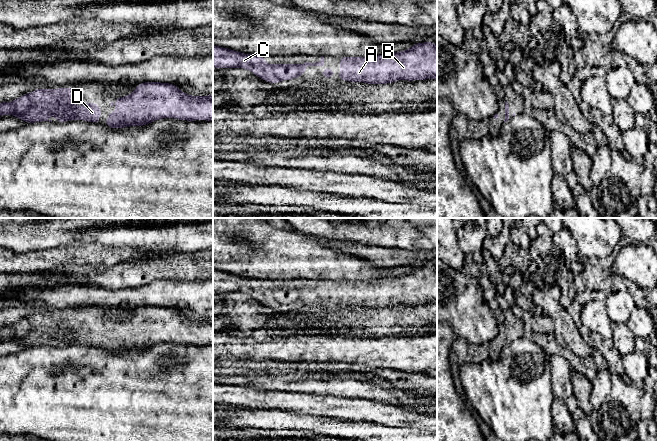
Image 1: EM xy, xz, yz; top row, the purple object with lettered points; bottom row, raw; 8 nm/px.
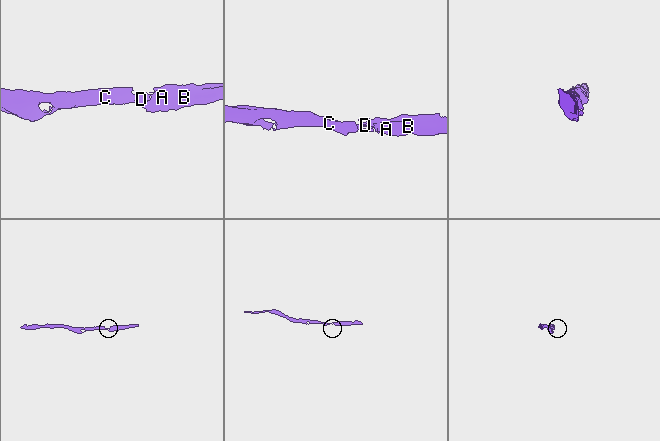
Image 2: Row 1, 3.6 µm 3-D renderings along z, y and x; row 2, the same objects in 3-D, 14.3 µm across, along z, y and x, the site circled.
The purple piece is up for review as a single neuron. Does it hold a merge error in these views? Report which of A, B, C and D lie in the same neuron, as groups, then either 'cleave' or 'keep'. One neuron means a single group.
A B C D; keep

